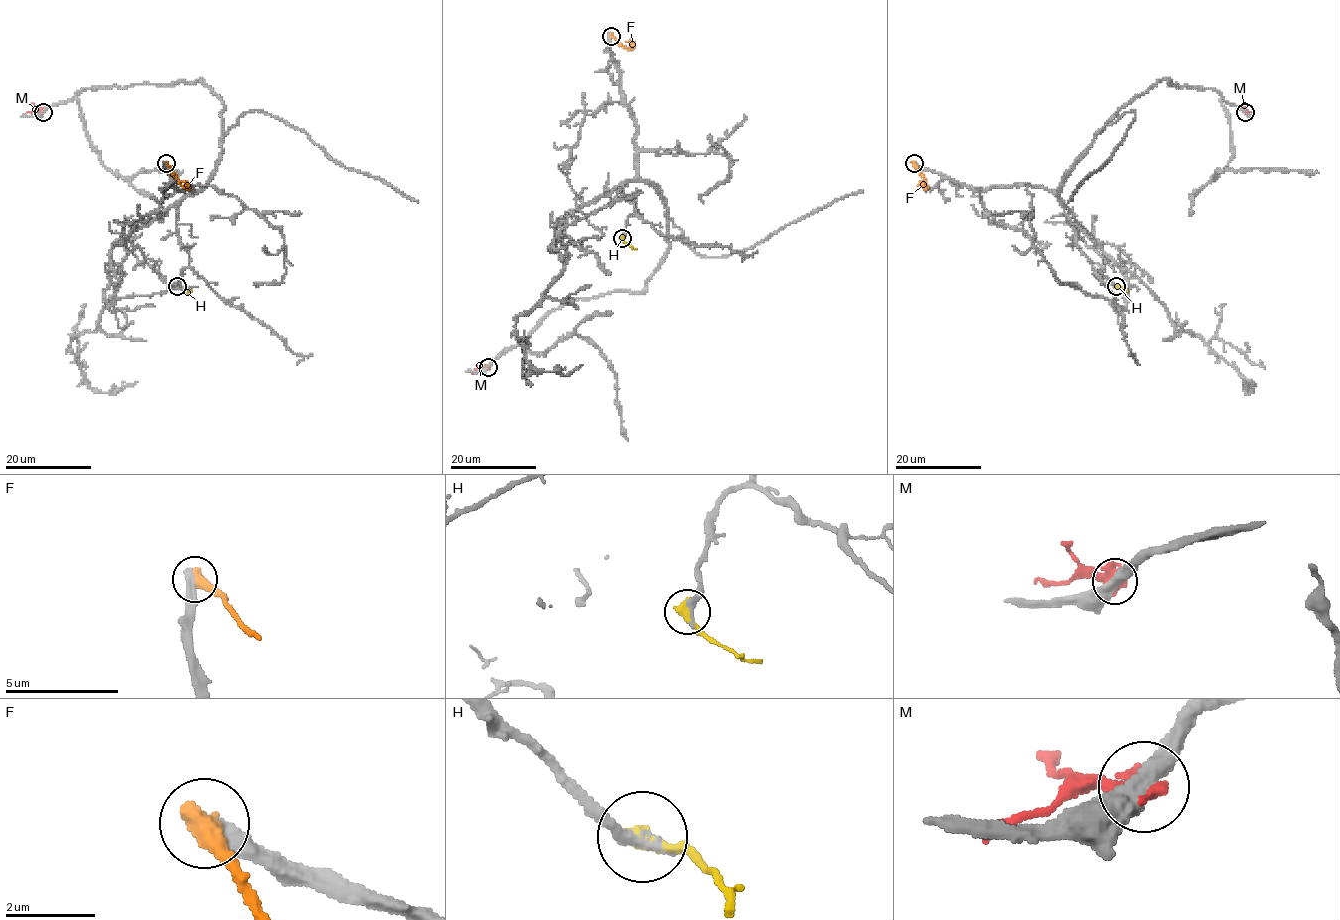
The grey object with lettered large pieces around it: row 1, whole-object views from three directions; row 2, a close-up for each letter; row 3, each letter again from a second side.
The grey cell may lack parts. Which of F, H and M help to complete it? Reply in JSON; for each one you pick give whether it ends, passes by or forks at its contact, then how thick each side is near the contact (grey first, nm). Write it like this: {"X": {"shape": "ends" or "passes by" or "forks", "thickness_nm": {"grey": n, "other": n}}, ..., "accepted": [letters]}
{"H": {"shape": "ends", "thickness_nm": {"grey": 320, "other": 420}}, "accepted": ["H"]}

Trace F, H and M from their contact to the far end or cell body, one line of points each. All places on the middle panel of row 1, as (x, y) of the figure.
F: (611, 35), (622, 46), (631, 49), (632, 45), (626, 41)
H: (622, 238), (636, 248)
M: (488, 368), (480, 368), (473, 373)

